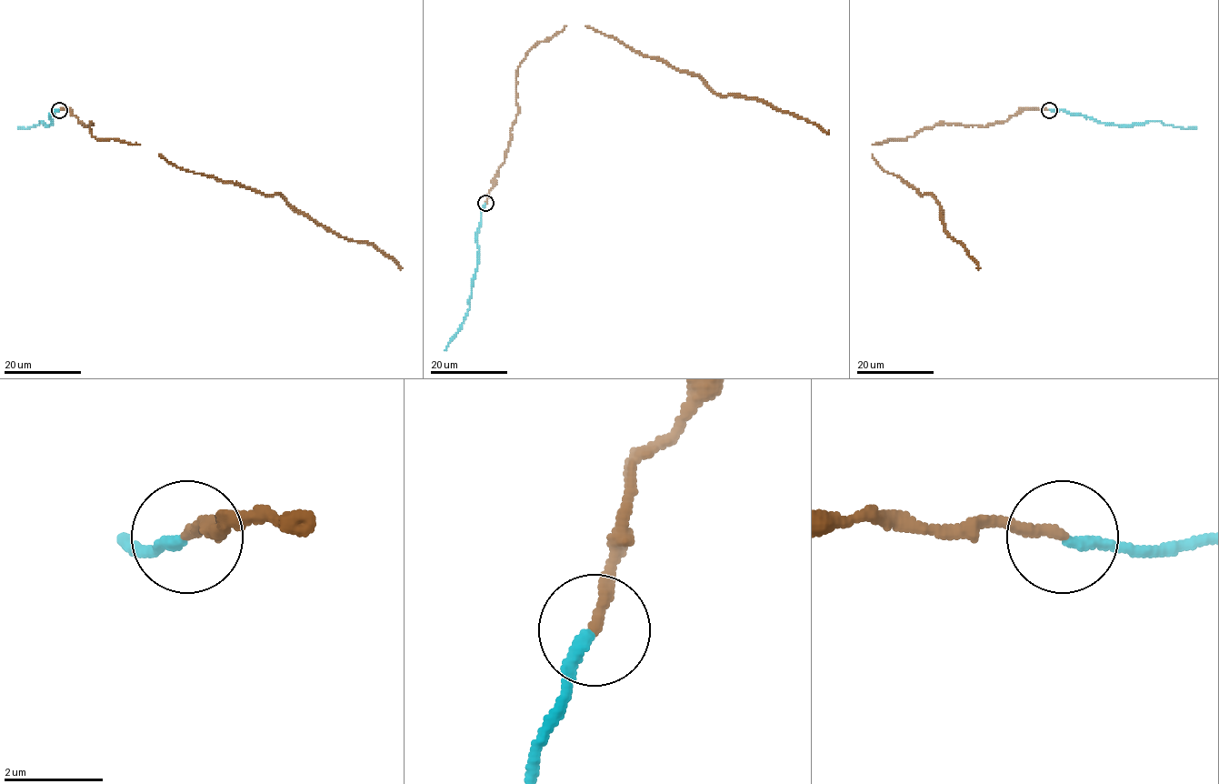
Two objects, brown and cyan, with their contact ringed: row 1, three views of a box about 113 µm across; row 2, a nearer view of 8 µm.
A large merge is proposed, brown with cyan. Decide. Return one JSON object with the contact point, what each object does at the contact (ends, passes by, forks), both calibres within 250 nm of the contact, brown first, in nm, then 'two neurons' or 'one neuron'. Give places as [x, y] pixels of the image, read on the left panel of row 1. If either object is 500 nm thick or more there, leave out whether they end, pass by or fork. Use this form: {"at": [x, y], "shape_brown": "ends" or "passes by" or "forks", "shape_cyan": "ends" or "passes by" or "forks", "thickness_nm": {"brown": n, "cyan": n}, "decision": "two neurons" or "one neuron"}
{"at": [59, 110], "shape_brown": "ends", "shape_cyan": "ends", "thickness_nm": {"brown": 220, "cyan": 220}, "decision": "two neurons"}

